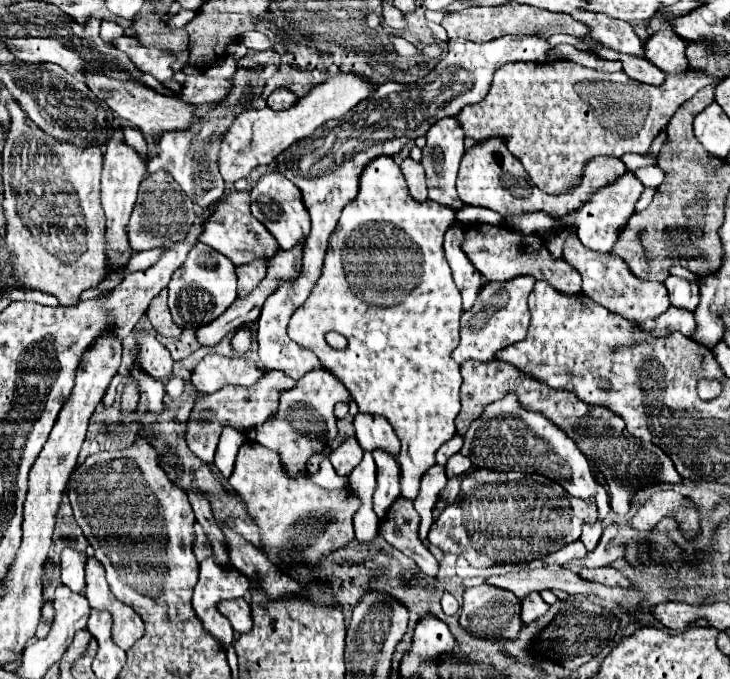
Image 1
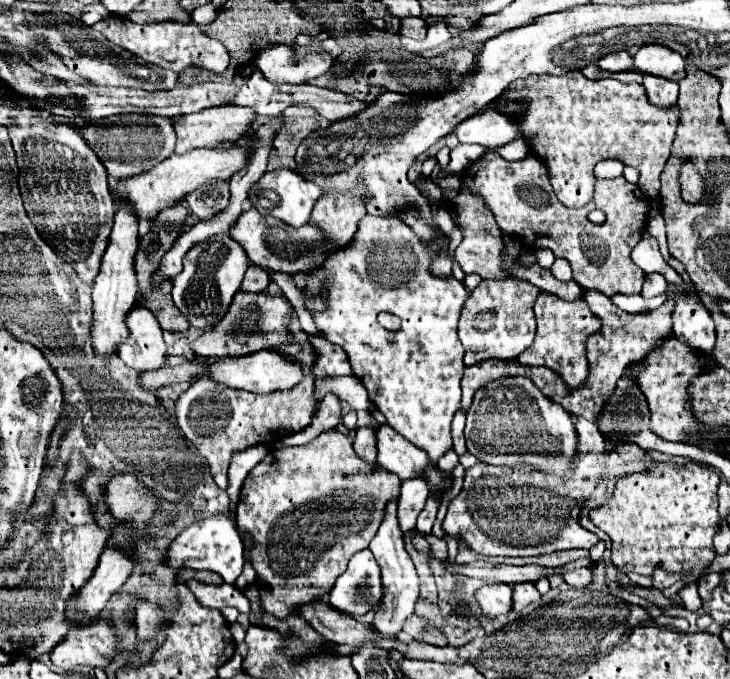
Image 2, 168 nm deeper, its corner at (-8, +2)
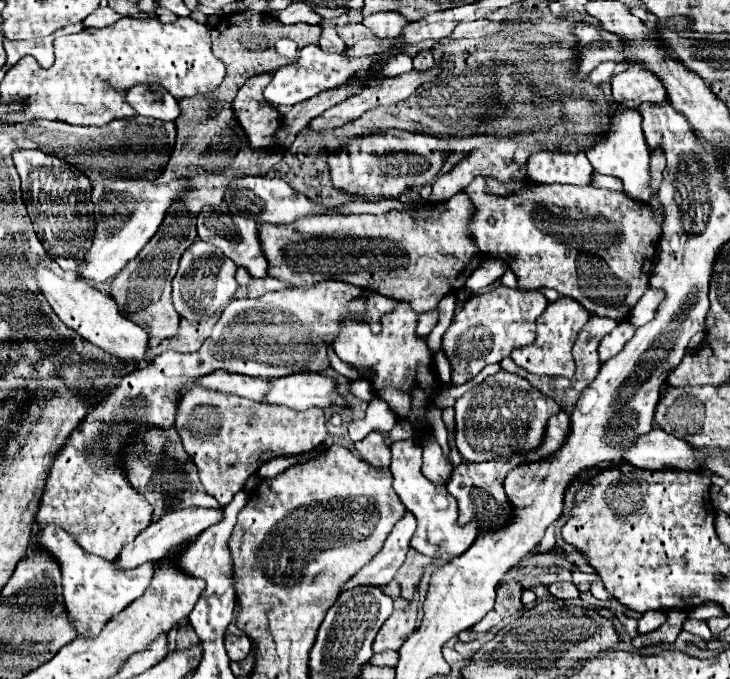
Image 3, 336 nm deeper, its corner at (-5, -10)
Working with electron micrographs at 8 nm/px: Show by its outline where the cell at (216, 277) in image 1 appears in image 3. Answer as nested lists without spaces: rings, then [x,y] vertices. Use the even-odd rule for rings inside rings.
[[[197,240],[185,250],[179,262],[179,270],[173,280],[173,306],[177,314],[189,322],[201,322],[205,318],[211,318],[219,308],[229,304],[235,296],[237,290],[237,280],[235,280],[237,264],[223,256],[215,246],[209,242]]]

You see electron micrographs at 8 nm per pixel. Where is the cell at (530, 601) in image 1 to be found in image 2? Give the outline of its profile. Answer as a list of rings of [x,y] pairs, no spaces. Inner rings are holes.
[[[522,582],[522,584],[514,584],[514,608],[518,612],[522,612],[528,604],[540,600],[538,590],[534,588],[532,582]]]

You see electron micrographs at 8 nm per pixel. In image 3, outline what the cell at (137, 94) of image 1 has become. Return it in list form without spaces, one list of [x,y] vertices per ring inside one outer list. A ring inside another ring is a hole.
[[[259,74],[247,80],[235,100],[233,114],[253,148],[265,148],[273,144],[273,132],[279,126],[279,112],[263,100],[263,88],[269,84],[269,74]]]

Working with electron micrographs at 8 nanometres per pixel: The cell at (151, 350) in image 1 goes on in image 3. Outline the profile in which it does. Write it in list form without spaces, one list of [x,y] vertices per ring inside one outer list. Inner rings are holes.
[[[37,266],[35,270],[37,270],[37,278],[39,278],[39,290],[45,294],[53,312],[69,328],[73,328],[79,336],[97,344],[99,348],[113,354],[115,358],[119,358],[125,364],[135,362],[139,366],[145,360],[145,354],[147,354],[147,348],[149,348],[147,332],[143,328],[139,328],[135,322],[131,322],[127,316],[123,316],[117,308],[117,302],[111,296],[93,288],[83,278],[79,278],[77,282],[65,282],[59,276],[55,276],[49,268]]]

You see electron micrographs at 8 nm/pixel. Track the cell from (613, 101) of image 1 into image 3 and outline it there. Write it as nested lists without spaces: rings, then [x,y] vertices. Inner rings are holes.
[[[655,148],[651,152],[651,182],[649,182],[649,188],[653,192],[659,192],[659,184],[663,180],[663,170],[665,170],[665,156],[659,148]]]

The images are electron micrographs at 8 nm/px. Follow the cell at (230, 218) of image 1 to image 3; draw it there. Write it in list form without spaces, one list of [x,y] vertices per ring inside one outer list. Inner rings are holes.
[[[457,192],[447,202],[425,204],[407,212],[391,210],[383,216],[309,216],[299,224],[259,226],[259,242],[267,260],[267,274],[291,288],[311,288],[321,282],[339,280],[353,286],[373,286],[377,292],[393,296],[397,300],[409,300],[415,312],[435,310],[439,300],[447,292],[459,292],[465,288],[469,274],[483,264],[485,254],[477,248],[475,238],[469,234],[475,206],[465,192]]]

